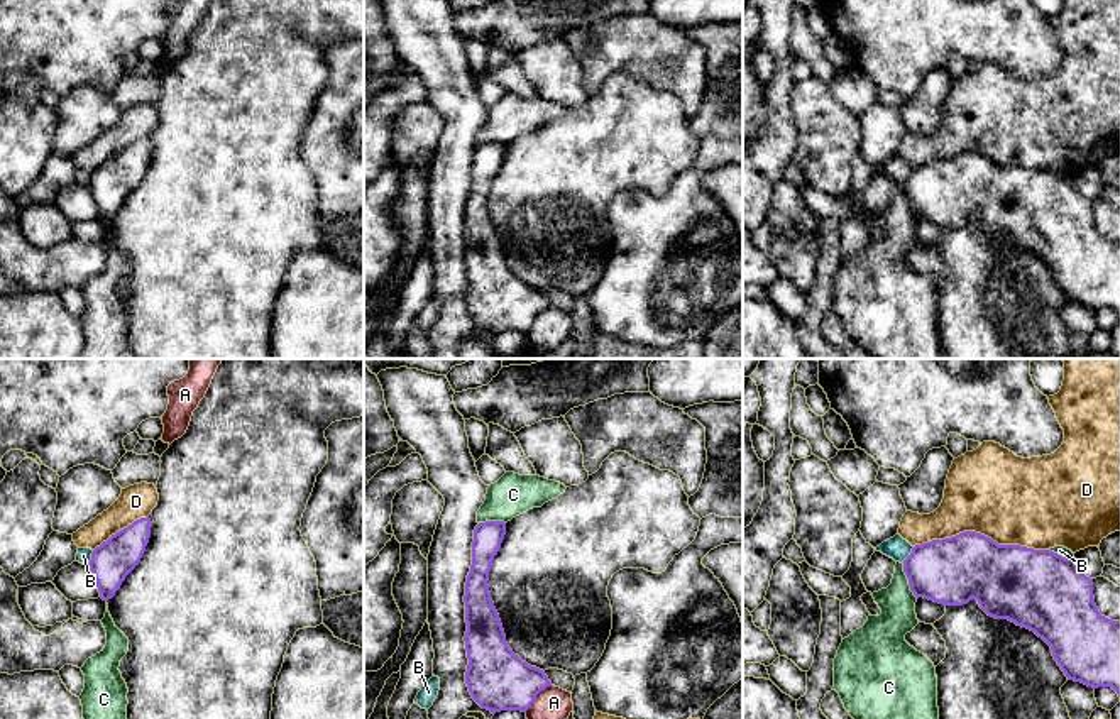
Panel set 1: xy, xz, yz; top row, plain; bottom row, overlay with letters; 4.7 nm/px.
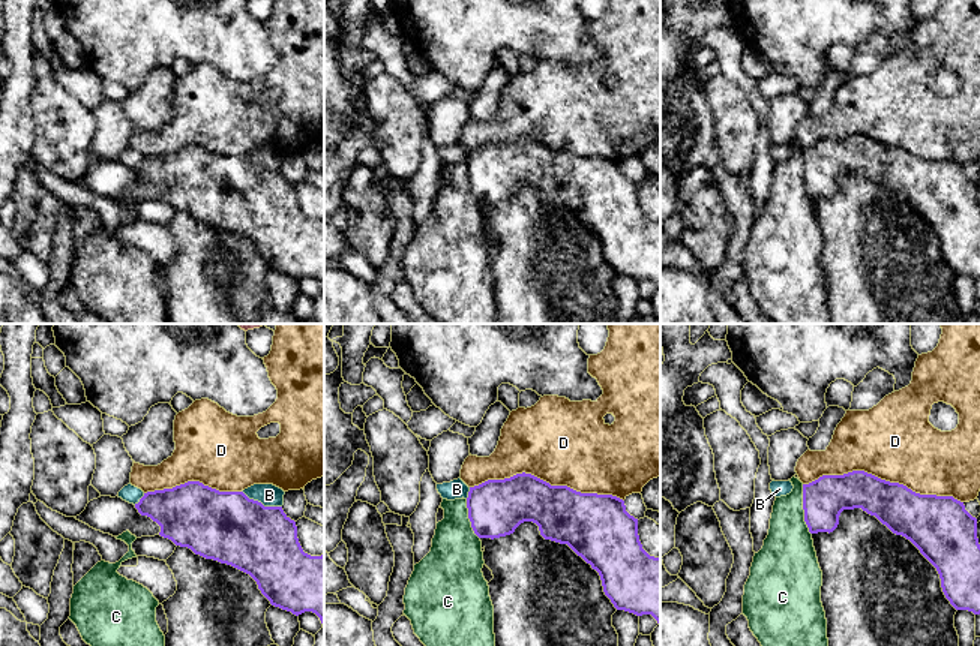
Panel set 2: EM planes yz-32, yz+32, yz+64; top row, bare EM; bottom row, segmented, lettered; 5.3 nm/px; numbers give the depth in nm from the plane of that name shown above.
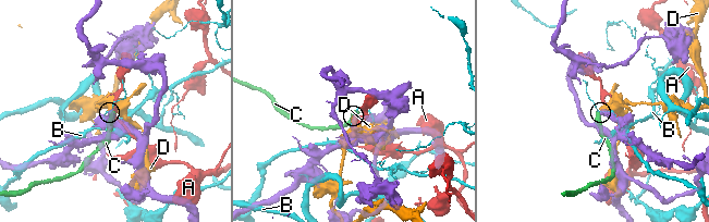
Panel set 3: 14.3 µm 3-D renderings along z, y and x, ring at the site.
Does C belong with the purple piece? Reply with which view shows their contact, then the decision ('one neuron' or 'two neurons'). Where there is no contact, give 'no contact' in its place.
contact in yz; two neurons

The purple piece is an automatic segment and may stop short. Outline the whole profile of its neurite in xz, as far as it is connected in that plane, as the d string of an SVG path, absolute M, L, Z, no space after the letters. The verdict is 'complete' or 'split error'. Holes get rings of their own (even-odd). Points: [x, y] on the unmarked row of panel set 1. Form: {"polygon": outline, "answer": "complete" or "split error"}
{"polygon": "M486 142L475 147L464 217L467 244L464 262L469 279L465 305L472 320L492 335L526 333L536 316L552 306L543 291L528 286L508 267L491 220L489 193L504 156L504 142Z", "answer": "complete"}

